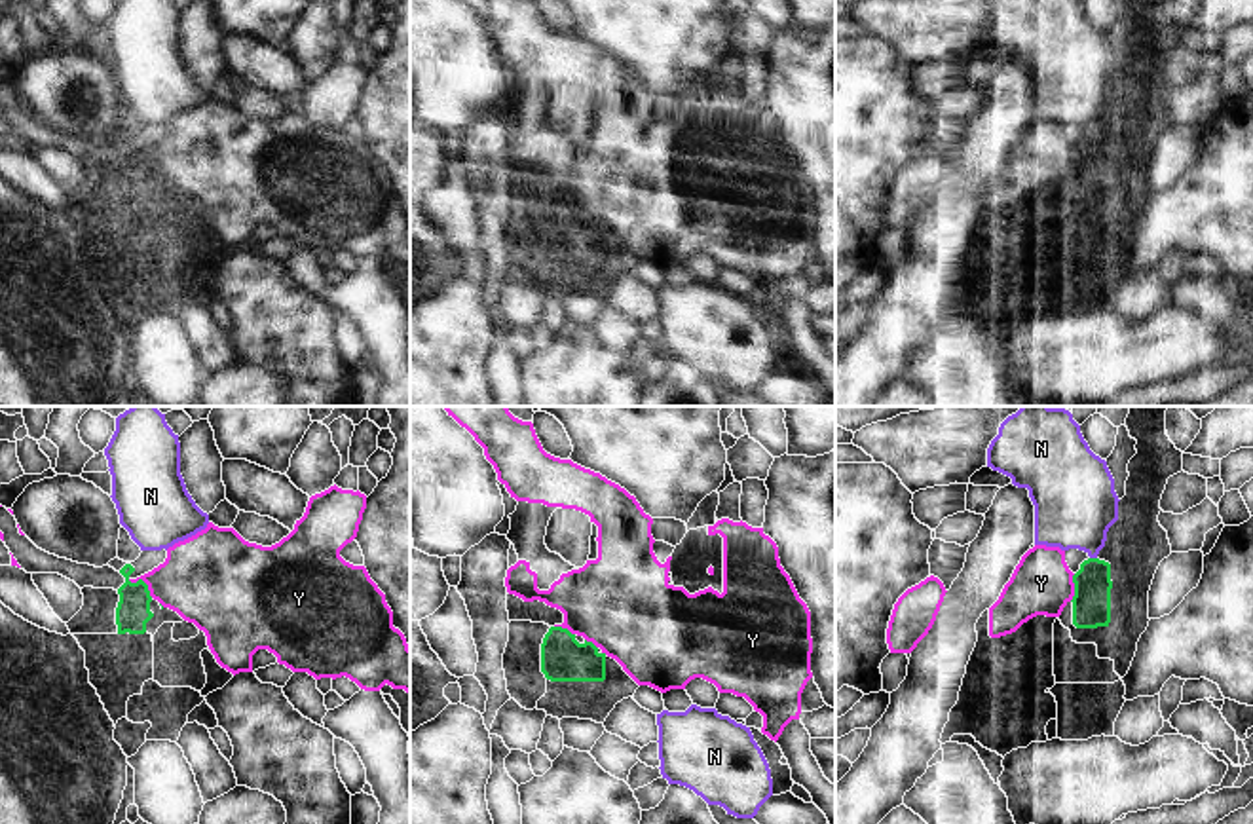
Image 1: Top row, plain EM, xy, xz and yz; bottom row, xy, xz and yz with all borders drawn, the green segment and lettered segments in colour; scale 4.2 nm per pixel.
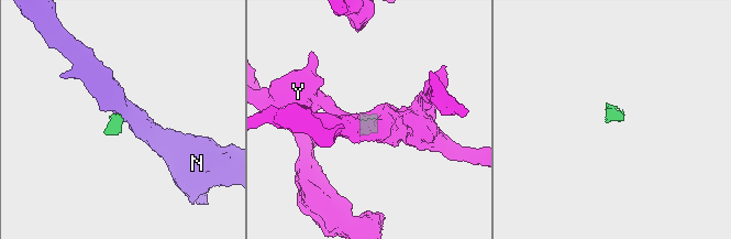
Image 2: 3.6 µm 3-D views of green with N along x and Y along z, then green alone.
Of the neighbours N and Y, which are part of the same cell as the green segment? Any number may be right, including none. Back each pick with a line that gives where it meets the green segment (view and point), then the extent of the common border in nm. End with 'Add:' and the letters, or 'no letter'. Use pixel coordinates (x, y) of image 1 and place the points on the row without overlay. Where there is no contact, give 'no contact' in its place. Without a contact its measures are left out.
Y: contact xy (143, 156); length 130 nm
Add: Y

